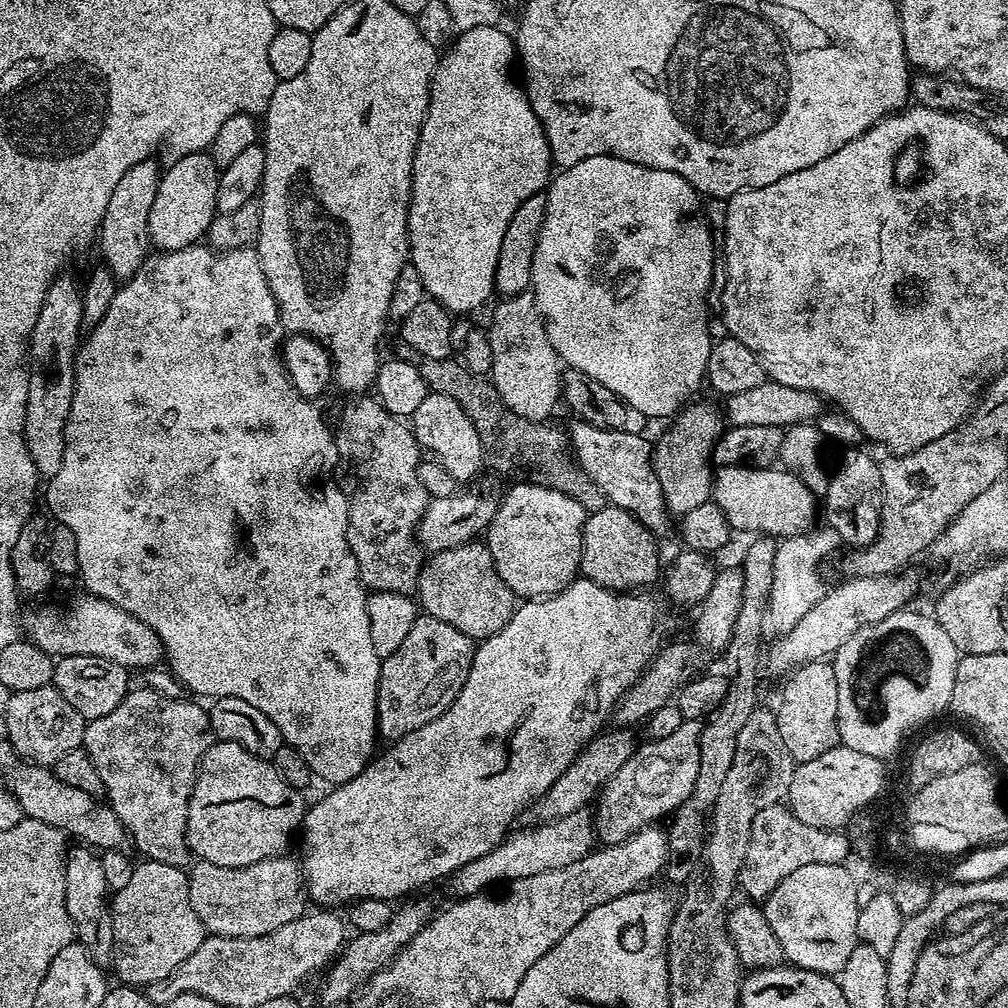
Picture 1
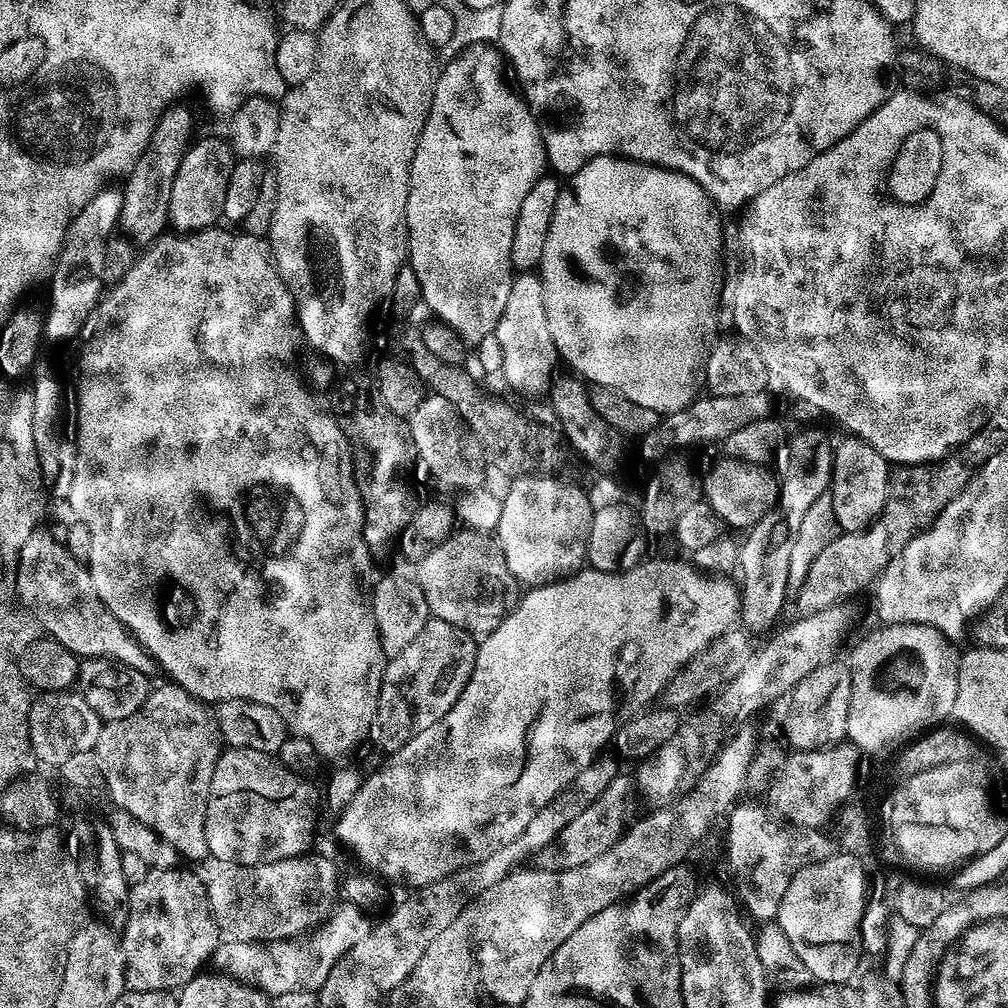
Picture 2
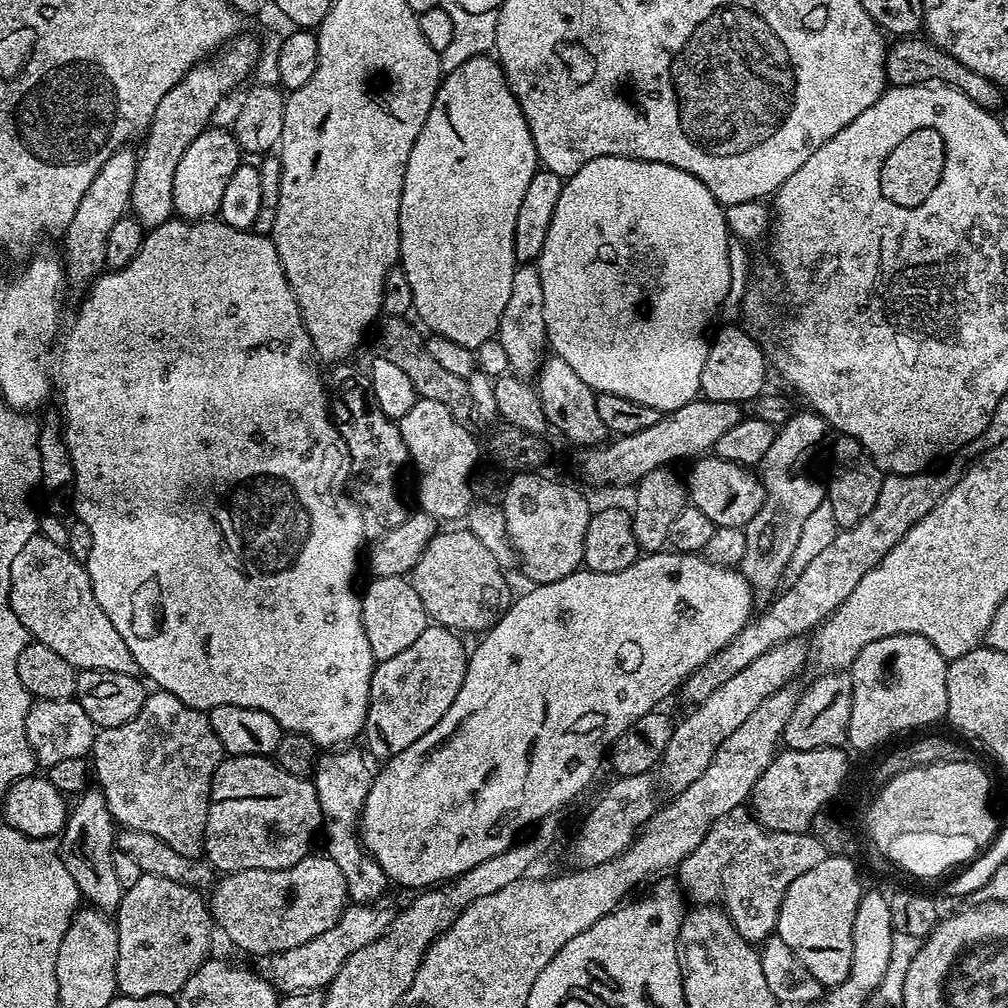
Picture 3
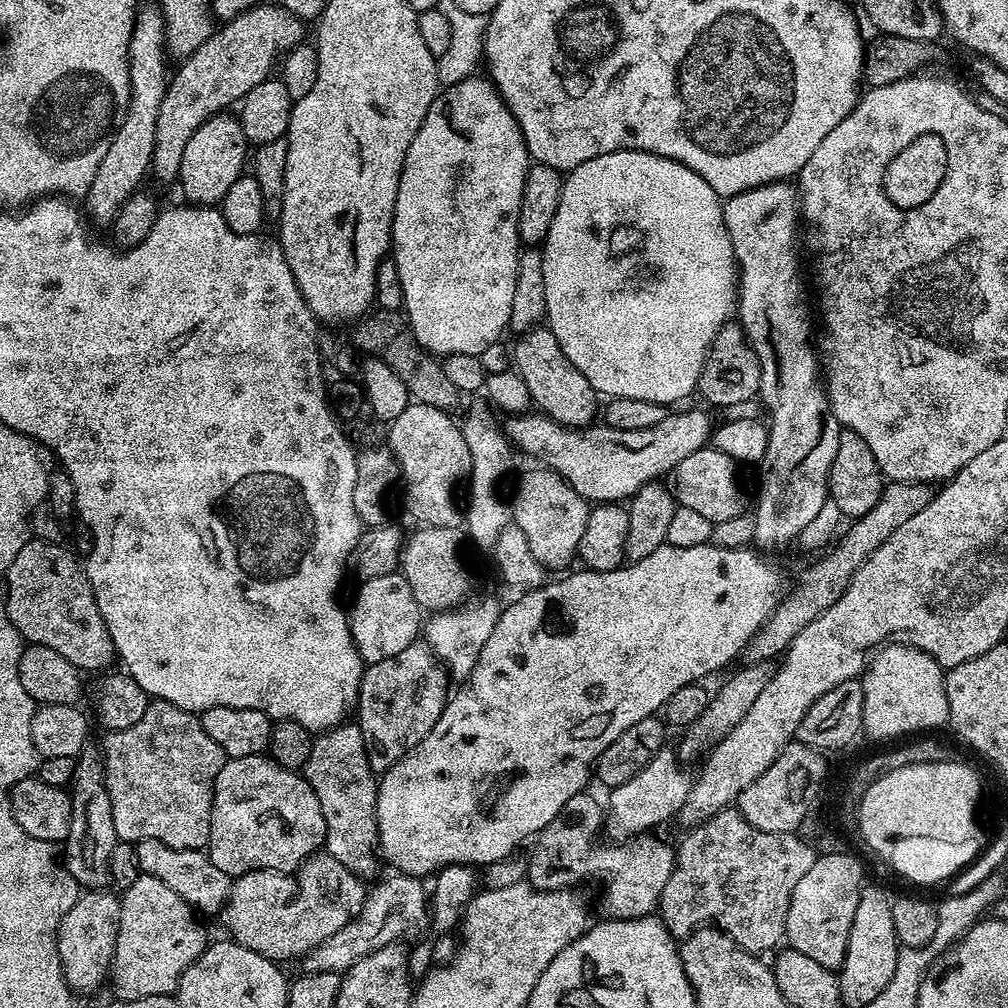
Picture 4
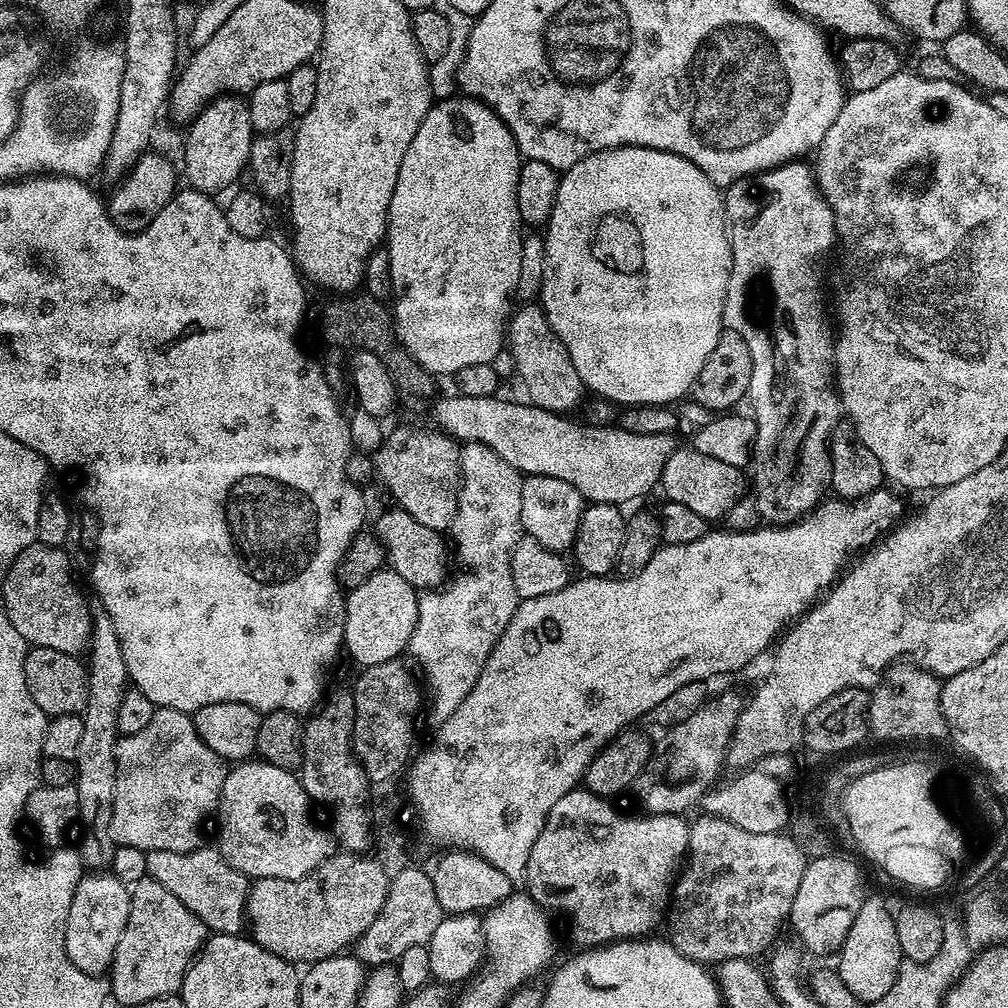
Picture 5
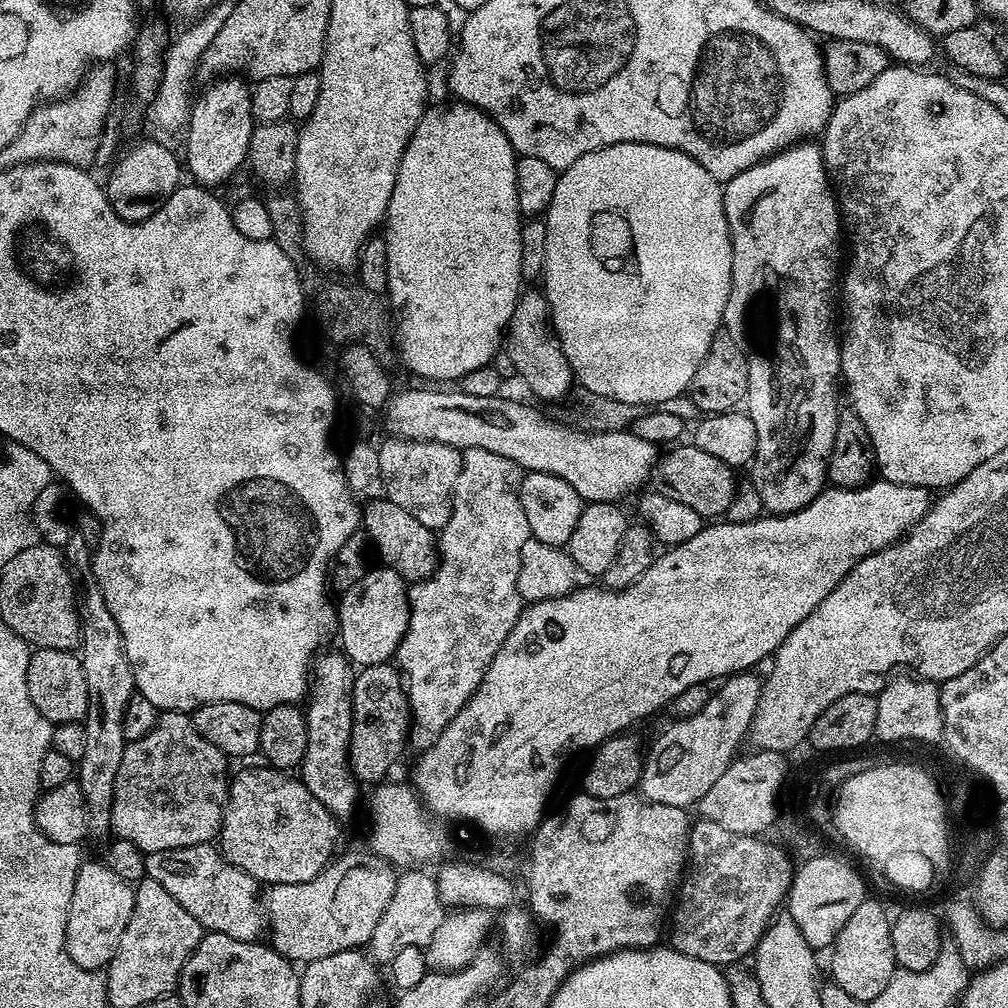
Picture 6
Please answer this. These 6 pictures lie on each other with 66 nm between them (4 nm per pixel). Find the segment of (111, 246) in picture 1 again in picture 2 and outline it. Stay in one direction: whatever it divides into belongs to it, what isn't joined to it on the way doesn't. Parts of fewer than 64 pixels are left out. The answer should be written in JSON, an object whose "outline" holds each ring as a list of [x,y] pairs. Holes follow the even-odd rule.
{"outline":[[[180,107],[167,108],[160,115],[160,121],[154,126],[154,134],[146,150],[122,180],[122,208],[118,228],[136,246],[147,246],[161,239],[165,231],[163,228],[166,228],[170,186],[174,184],[174,174],[178,172],[184,153],[190,147],[188,112]]]}

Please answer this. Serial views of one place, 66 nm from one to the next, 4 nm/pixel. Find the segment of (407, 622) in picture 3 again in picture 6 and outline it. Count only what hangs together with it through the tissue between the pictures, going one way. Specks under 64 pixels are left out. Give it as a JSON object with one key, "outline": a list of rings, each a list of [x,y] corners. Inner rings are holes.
{"outline":[[[369,567],[354,586],[343,589],[341,596],[344,597],[338,600],[339,647],[349,661],[360,668],[389,663],[410,622],[409,585],[393,568],[379,567]]]}

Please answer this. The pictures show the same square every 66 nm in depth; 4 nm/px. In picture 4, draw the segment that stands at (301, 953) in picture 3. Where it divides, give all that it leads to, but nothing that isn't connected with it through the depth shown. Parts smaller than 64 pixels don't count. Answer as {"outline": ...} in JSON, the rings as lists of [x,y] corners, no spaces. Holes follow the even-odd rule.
{"outline":[[[391,874],[376,889],[367,893],[362,910],[354,916],[350,923],[342,926],[338,934],[326,938],[303,957],[304,972],[339,972],[351,968],[354,962],[374,954],[374,950],[382,950],[382,946],[403,941],[407,932],[416,932],[425,927],[430,916],[430,896],[419,879],[415,876]]]}

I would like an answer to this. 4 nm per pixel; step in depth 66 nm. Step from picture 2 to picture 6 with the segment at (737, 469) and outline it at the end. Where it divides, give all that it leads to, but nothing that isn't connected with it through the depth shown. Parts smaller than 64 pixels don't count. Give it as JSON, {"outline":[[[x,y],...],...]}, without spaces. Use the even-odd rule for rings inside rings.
{"outline":[[[691,442],[684,443],[669,447],[665,451],[669,452],[665,456],[663,453],[657,459],[654,469],[655,487],[666,498],[674,498],[674,502],[682,502],[686,506],[690,506],[690,510],[698,510],[700,516],[705,518],[723,517],[727,513],[738,487],[737,473],[724,462],[718,462],[718,458],[706,454],[706,450],[698,450]]]}

